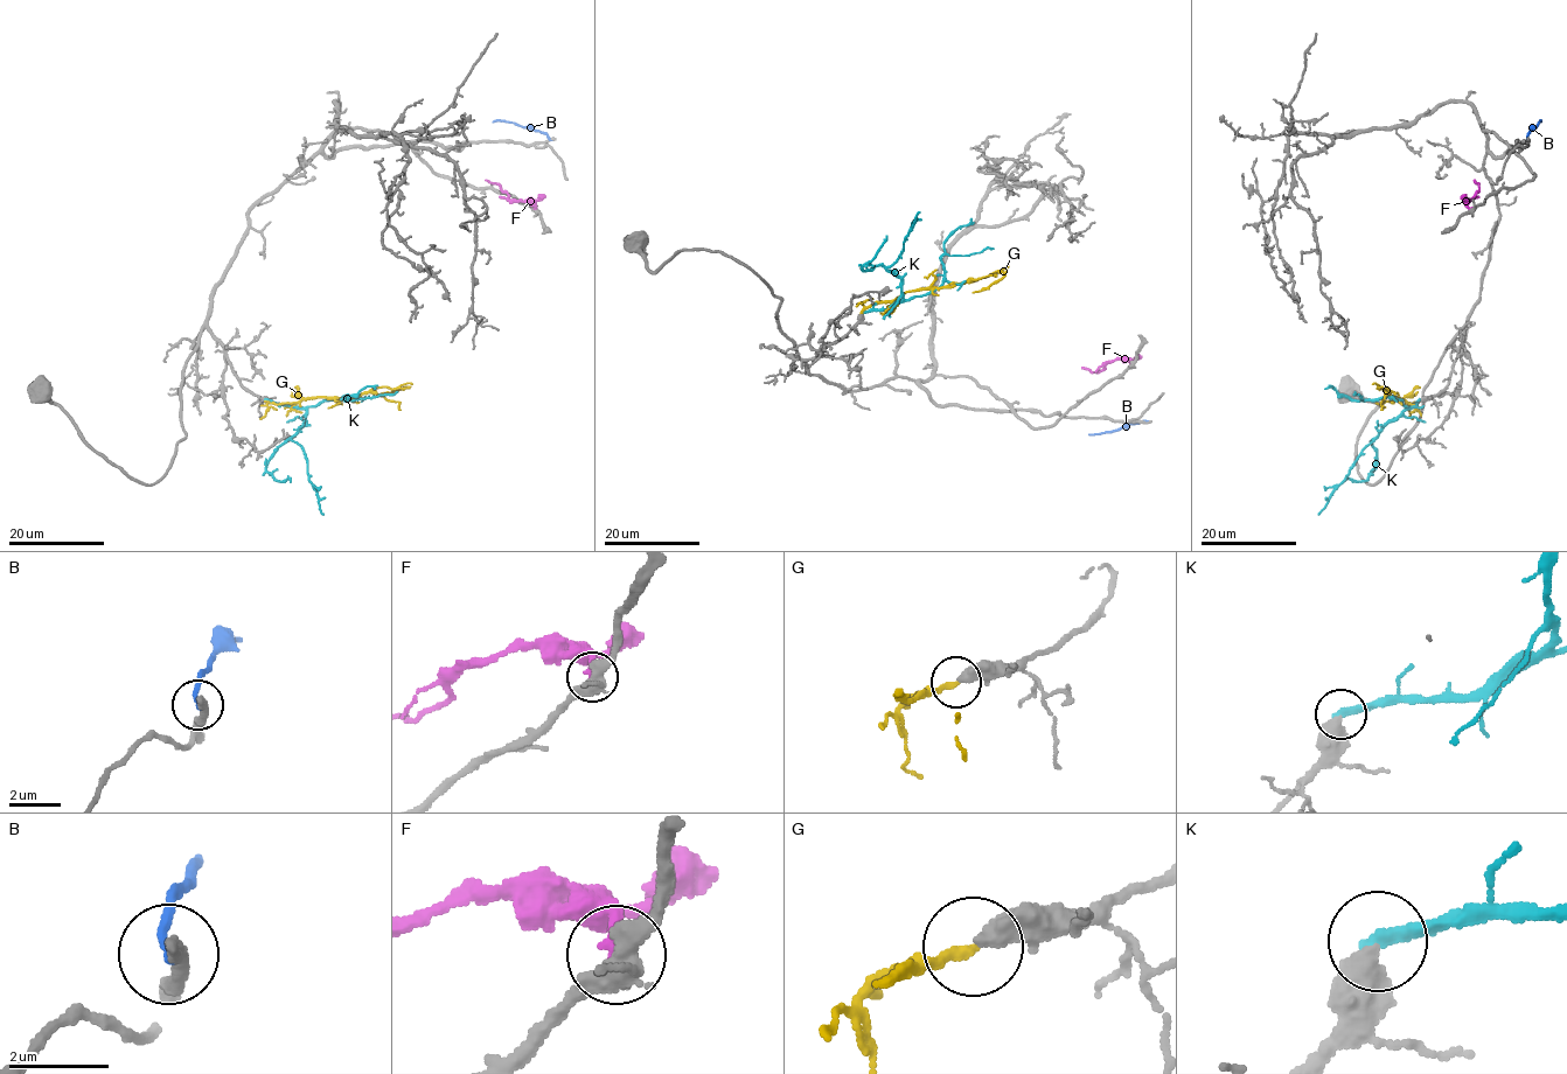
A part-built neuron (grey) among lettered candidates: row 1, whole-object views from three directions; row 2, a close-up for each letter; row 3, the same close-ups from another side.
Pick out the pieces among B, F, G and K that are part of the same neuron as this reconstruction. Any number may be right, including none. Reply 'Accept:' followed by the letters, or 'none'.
Accept: G

